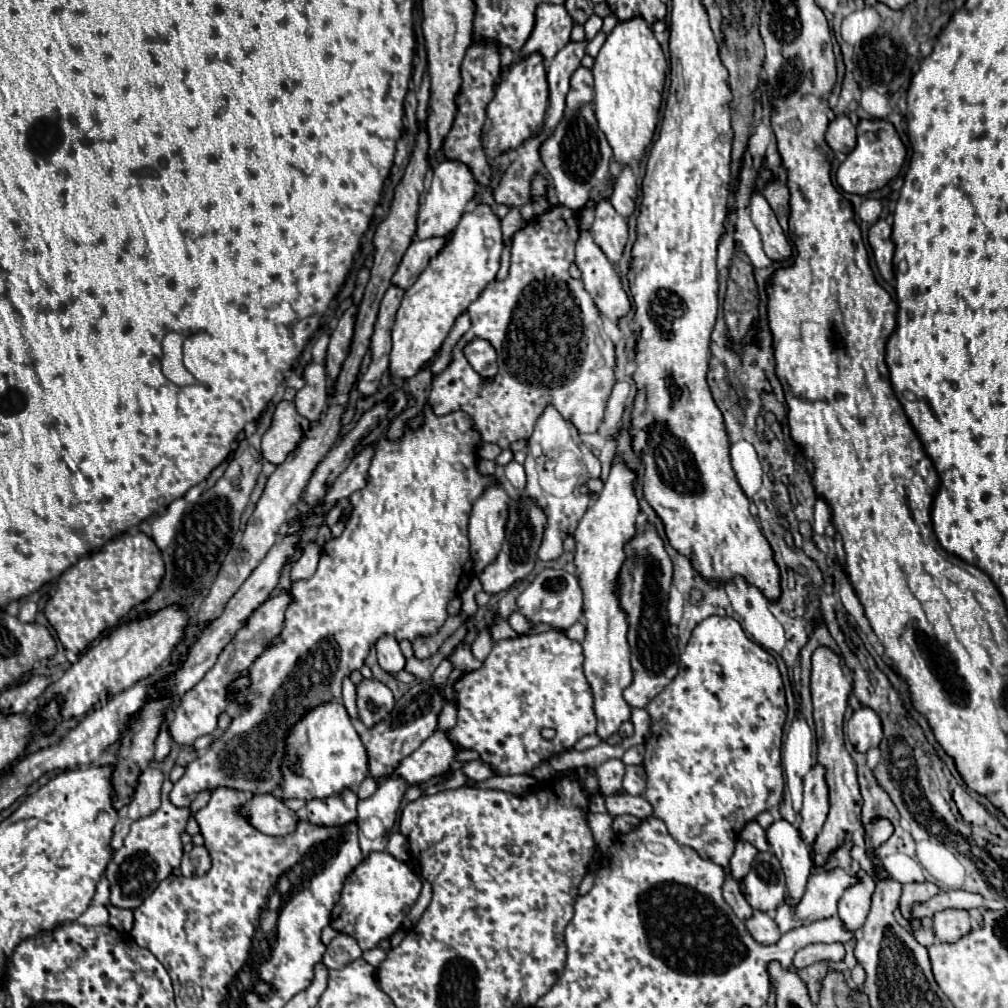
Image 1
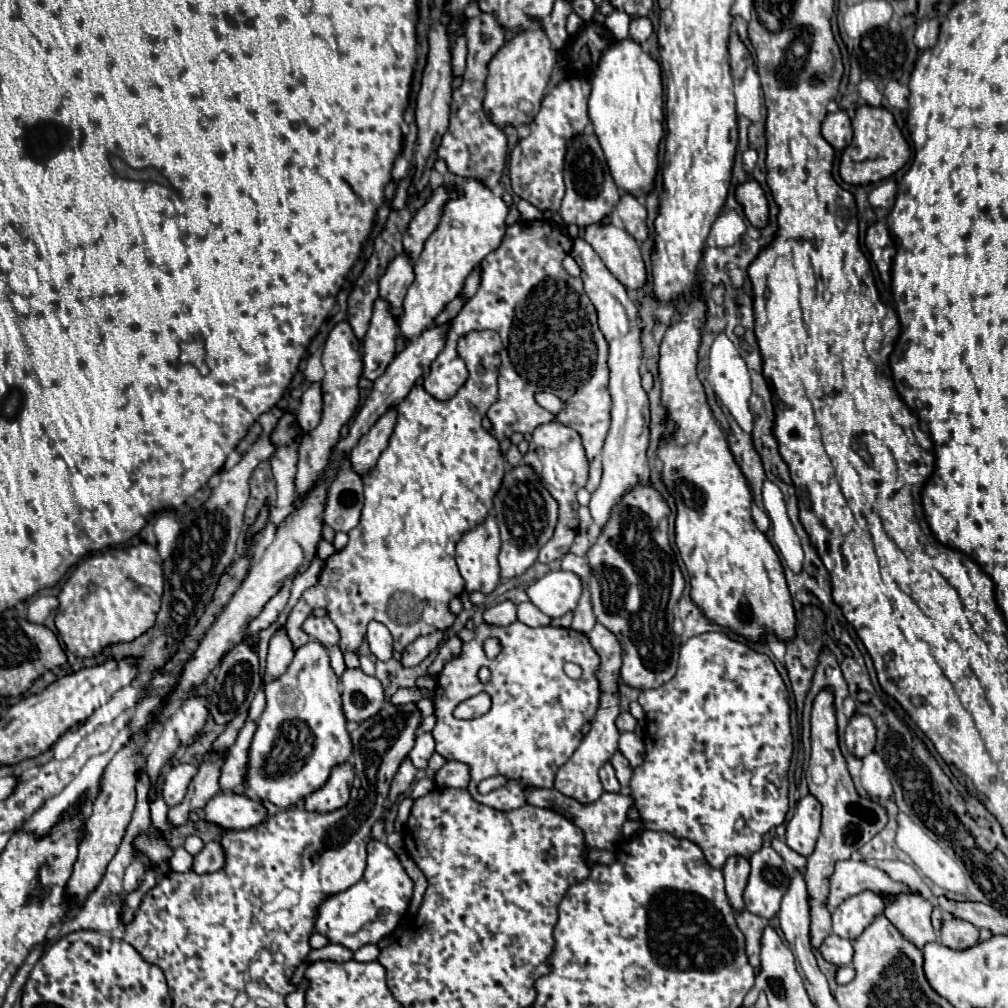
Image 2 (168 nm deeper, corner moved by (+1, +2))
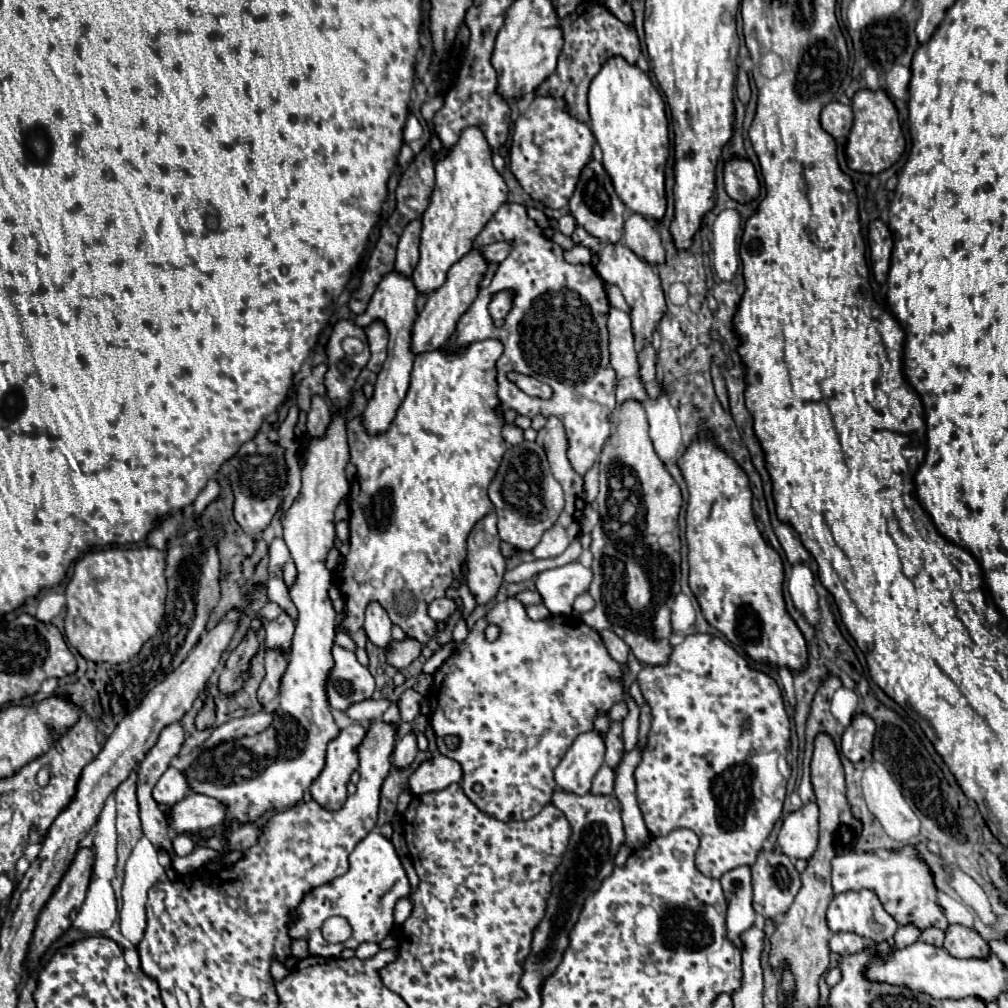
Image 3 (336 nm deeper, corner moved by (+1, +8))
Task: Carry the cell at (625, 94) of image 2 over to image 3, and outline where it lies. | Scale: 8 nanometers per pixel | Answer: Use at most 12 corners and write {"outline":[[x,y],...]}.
{"outline":[[616,55],[590,83],[590,129],[624,205],[660,219],[664,101]]}

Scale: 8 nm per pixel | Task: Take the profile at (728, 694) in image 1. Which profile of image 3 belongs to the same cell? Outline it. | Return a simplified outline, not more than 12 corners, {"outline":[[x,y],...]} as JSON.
{"outline":[[694,633],[644,667],[656,837],[752,865],[780,819],[778,683]]}

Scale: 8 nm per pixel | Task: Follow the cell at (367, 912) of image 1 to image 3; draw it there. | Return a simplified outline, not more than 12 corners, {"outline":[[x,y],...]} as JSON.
{"outline":[[368,833],[342,877],[312,889],[290,921],[308,953],[338,957],[322,923],[344,917],[342,945],[380,943],[408,875],[384,835]]}

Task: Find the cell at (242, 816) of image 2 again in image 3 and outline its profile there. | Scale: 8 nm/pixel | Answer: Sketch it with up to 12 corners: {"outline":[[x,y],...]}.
{"outline":[[188,793],[172,807],[170,829],[194,833],[224,823],[226,807]]}

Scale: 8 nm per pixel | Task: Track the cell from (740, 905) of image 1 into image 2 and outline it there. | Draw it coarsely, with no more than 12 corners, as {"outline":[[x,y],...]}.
{"outline":[[748,911],[736,917],[746,955],[760,973],[760,937],[766,923]]}

